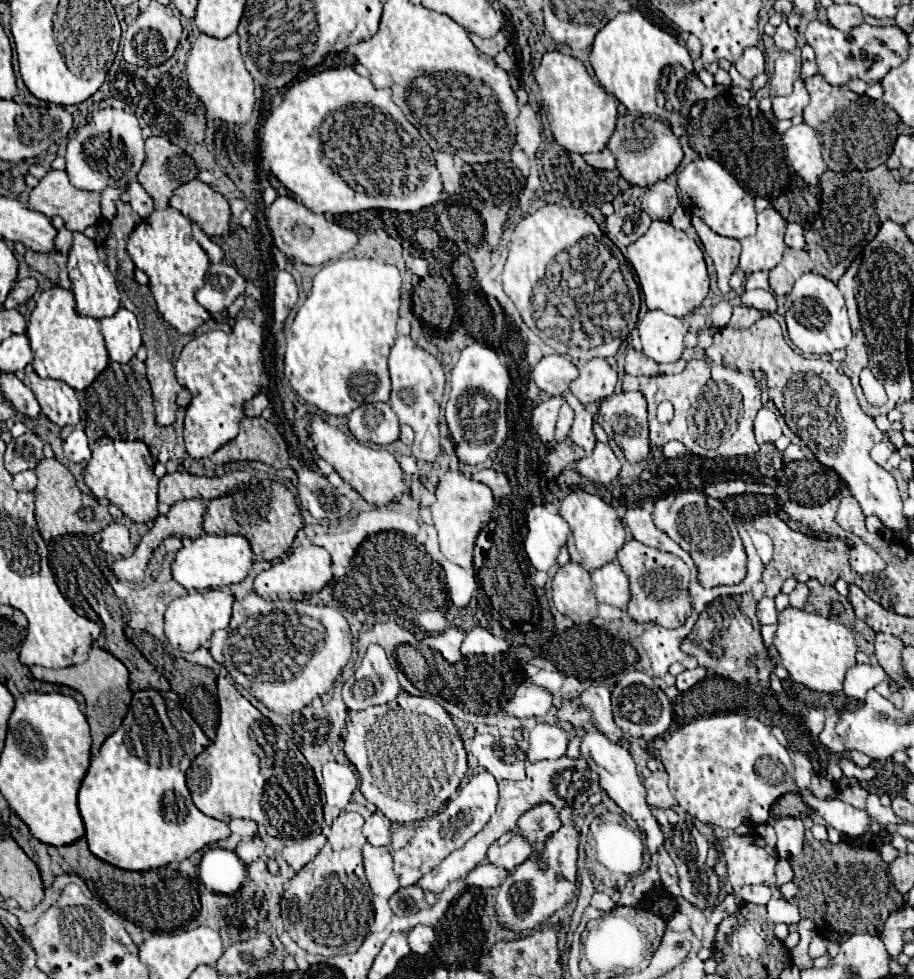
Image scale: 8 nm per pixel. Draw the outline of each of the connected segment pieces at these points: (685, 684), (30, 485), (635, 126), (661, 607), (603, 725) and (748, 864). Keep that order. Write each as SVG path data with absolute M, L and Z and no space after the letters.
M696 667L696 669L688 669L684 673L680 673L676 677L676 687L678 691L688 691L690 687L694 687L698 681L702 681L706 677L706 669L704 667Z
M22 471L14 475L14 489L16 491L32 491L36 487L34 471Z
M622 115L618 117L618 125L614 135L608 141L608 149L616 157L616 167L624 179L632 185L650 187L656 181L666 179L682 161L680 141L674 137L670 125L660 119L642 117L642 115Z
M626 541L618 551L618 563L622 571L628 575L632 599L628 603L628 615L638 623L658 623L666 629L676 629L684 625L684 621L692 615L694 607L690 601L690 569L686 563L660 549L648 549L648 545L640 545L640 541Z
M602 685L598 687L588 687L582 691L580 701L592 709L594 719L598 723L598 727L602 729L602 733L606 733L610 739L620 735L620 729L616 727L614 719L612 719L612 707L610 707L610 691Z
M758 833L736 835L720 841L724 851L724 863L728 869L728 883L734 891L744 885L774 883L774 865L778 861L776 849L768 847Z

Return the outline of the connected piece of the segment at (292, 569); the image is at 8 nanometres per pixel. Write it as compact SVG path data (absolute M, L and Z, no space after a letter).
M308 545L296 547L288 557L274 563L268 571L262 571L254 581L254 591L264 599L306 599L318 593L332 581L332 559L324 547Z

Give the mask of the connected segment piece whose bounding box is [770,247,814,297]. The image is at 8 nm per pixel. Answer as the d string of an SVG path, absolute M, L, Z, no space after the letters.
M786 249L782 261L770 271L770 287L776 295L788 295L792 283L806 271L814 271L814 263L810 261L806 251Z

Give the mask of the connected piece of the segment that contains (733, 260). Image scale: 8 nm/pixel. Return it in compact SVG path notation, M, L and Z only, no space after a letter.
M692 215L692 225L706 249L706 253L712 257L716 275L718 275L718 289L722 293L730 291L728 279L738 267L738 257L740 257L740 243L736 239L722 237L714 233L698 215Z

